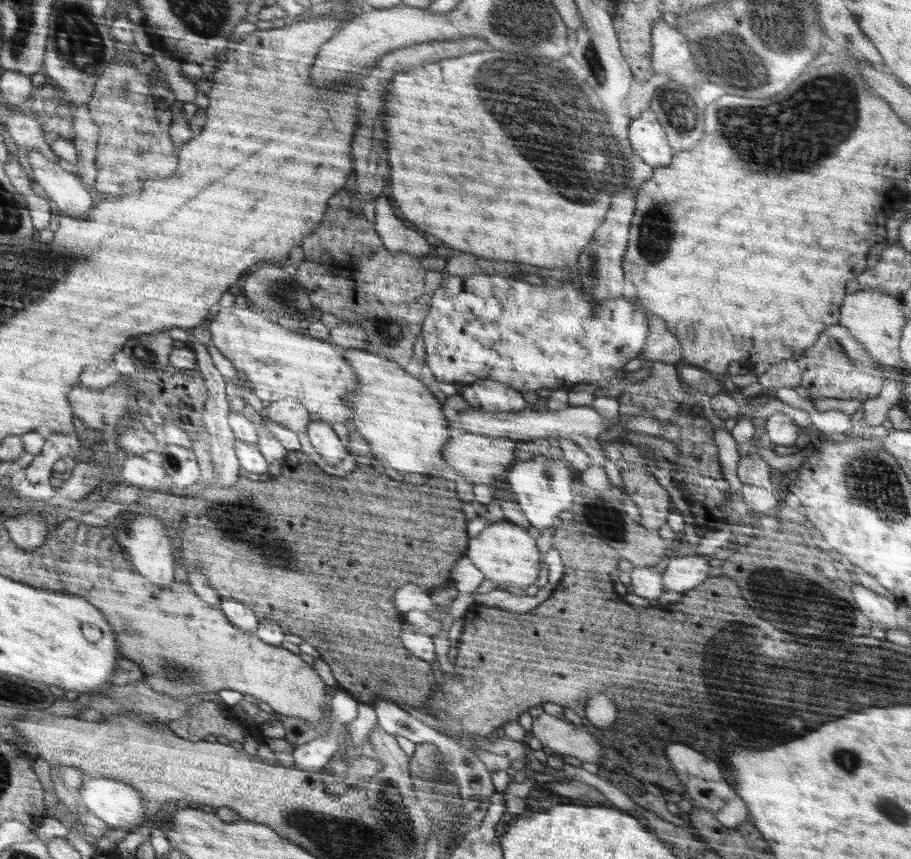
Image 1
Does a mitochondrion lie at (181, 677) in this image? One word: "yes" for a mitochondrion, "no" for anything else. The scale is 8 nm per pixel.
yes

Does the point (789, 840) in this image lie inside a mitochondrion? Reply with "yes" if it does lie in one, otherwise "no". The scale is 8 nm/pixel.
no

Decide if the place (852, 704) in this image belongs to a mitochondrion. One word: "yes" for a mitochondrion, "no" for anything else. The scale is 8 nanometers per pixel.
yes

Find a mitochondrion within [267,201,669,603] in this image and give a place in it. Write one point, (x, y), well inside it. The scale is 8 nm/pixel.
(612, 526)

